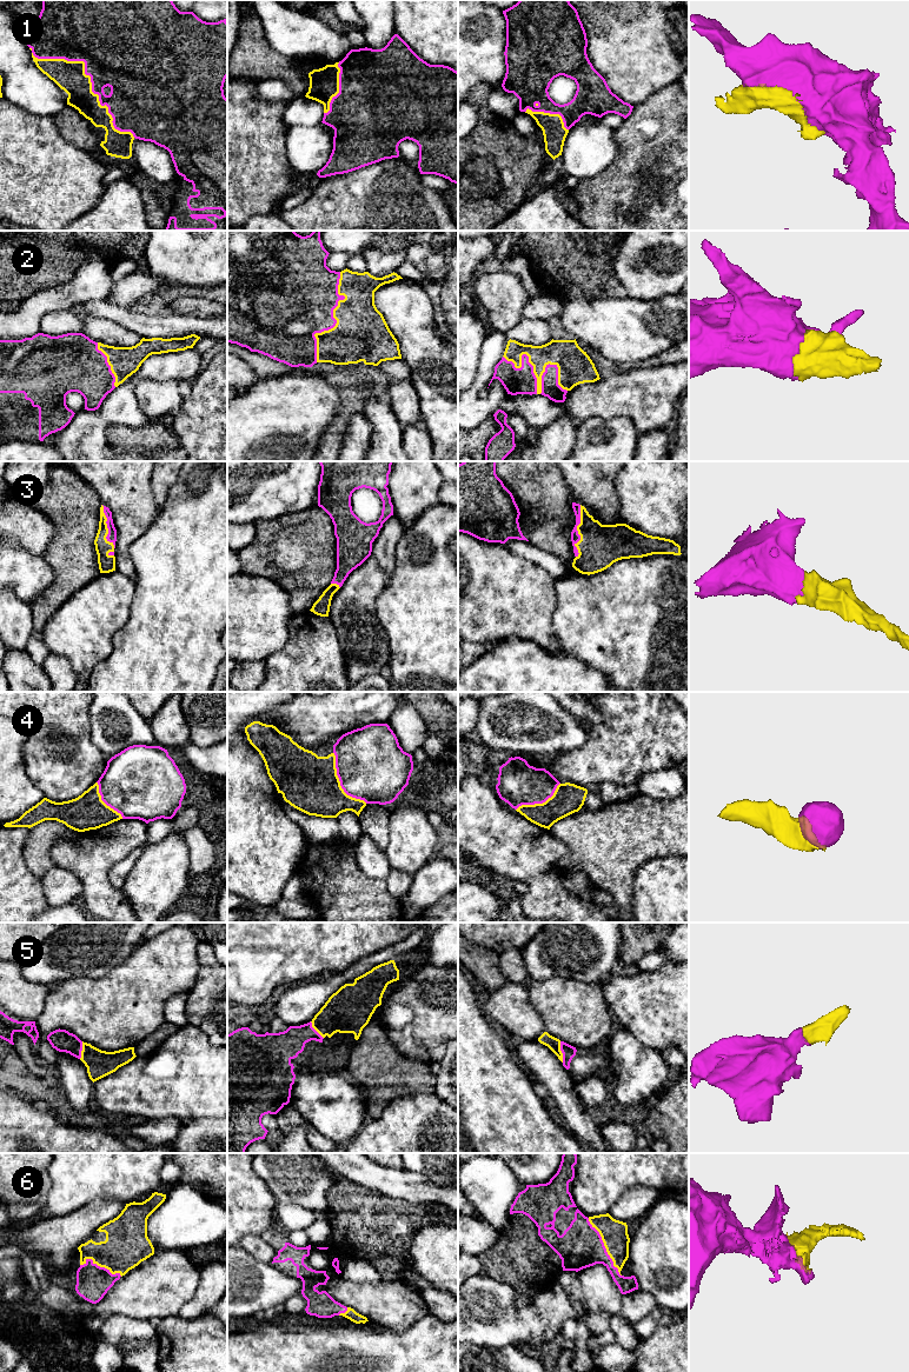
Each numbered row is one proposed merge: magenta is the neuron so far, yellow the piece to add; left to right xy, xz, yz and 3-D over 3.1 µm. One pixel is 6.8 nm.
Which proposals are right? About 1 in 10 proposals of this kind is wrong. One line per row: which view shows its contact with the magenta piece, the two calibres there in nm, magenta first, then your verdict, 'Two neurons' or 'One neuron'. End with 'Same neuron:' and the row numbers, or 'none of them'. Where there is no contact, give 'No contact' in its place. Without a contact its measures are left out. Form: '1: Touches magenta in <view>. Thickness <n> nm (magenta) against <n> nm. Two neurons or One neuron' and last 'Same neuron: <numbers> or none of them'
1: Touches magenta in xy. Thickness 460 nm (magenta) against 200 nm. One neuron
2: Touches magenta in xz. Thickness 420 nm (magenta) against 360 nm. One neuron
3: Touches magenta in yz. Thickness 60 nm (magenta) against 280 nm. One neuron
4: Touches magenta in xz. Thickness 480 nm (magenta) against 380 nm. One neuron
5: Touches magenta in yz. Thickness 90 nm (magenta) against 90 nm. One neuron
6: Touches magenta in yz. Thickness 300 nm (magenta) against 180 nm. One neuron
Same neuron: 1, 2, 3, 4, 5, 6

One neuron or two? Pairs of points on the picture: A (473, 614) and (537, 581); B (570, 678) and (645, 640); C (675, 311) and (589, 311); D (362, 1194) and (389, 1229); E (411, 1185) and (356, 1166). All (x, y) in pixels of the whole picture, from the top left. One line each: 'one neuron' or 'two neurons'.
A: one neuron
B: two neurons
C: one neuron
D: one neuron
E: one neuron

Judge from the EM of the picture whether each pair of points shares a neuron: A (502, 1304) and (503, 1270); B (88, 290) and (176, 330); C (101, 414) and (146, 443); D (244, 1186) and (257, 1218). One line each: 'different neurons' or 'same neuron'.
A: different neurons
B: different neurons
C: different neurons
D: same neuron

